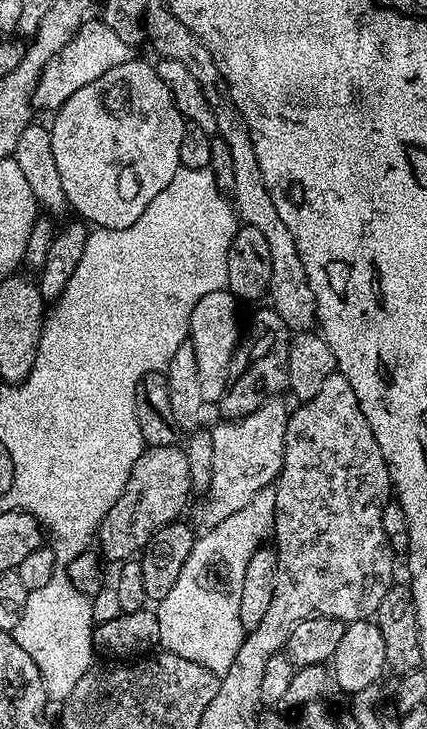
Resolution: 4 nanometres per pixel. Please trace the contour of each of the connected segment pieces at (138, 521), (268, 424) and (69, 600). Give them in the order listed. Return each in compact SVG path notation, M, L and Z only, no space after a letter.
M179 443L145 447L138 462L134 462L134 470L130 470L130 478L126 478L122 494L118 494L118 502L110 506L110 514L106 514L100 523L98 548L103 559L123 562L143 552L146 542L150 542L162 526L179 517L176 515L187 506L188 495L193 492L188 453Z
M268 398L264 405L254 414L242 417L241 420L225 419L224 424L211 429L214 442L214 470L206 494L201 495L200 505L196 508L197 525L210 529L218 522L230 518L258 490L269 487L279 477L280 467L284 461L284 443L288 429L290 408L283 404L283 399Z
M57 570L46 586L28 593L26 610L22 610L22 618L18 618L12 637L18 646L22 646L22 650L26 650L26 654L30 654L30 658L34 658L34 666L38 666L38 674L42 674L49 701L63 702L70 690L78 686L82 674L93 667L92 604L89 597L72 585L64 570Z

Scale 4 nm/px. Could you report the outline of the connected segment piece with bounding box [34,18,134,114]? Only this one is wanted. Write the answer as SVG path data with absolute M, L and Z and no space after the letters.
M89 18L66 42L66 46L44 67L44 73L36 87L34 104L37 109L45 108L48 114L55 113L56 109L63 106L66 98L74 94L74 90L82 90L82 86L90 86L94 78L102 78L106 70L114 70L114 66L122 66L134 58L133 45L128 44L123 38L118 38L110 26L104 24L103 19Z

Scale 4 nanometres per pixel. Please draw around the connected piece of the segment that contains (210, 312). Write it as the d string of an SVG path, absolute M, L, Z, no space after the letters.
M215 292L206 294L206 298L198 298L198 306L194 306L192 316L188 319L190 342L194 346L194 358L198 358L198 382L202 389L202 398L206 402L218 402L222 398L224 389L228 387L228 371L232 365L232 356L236 353L236 346L242 335L242 320L236 317L238 301L231 292Z

